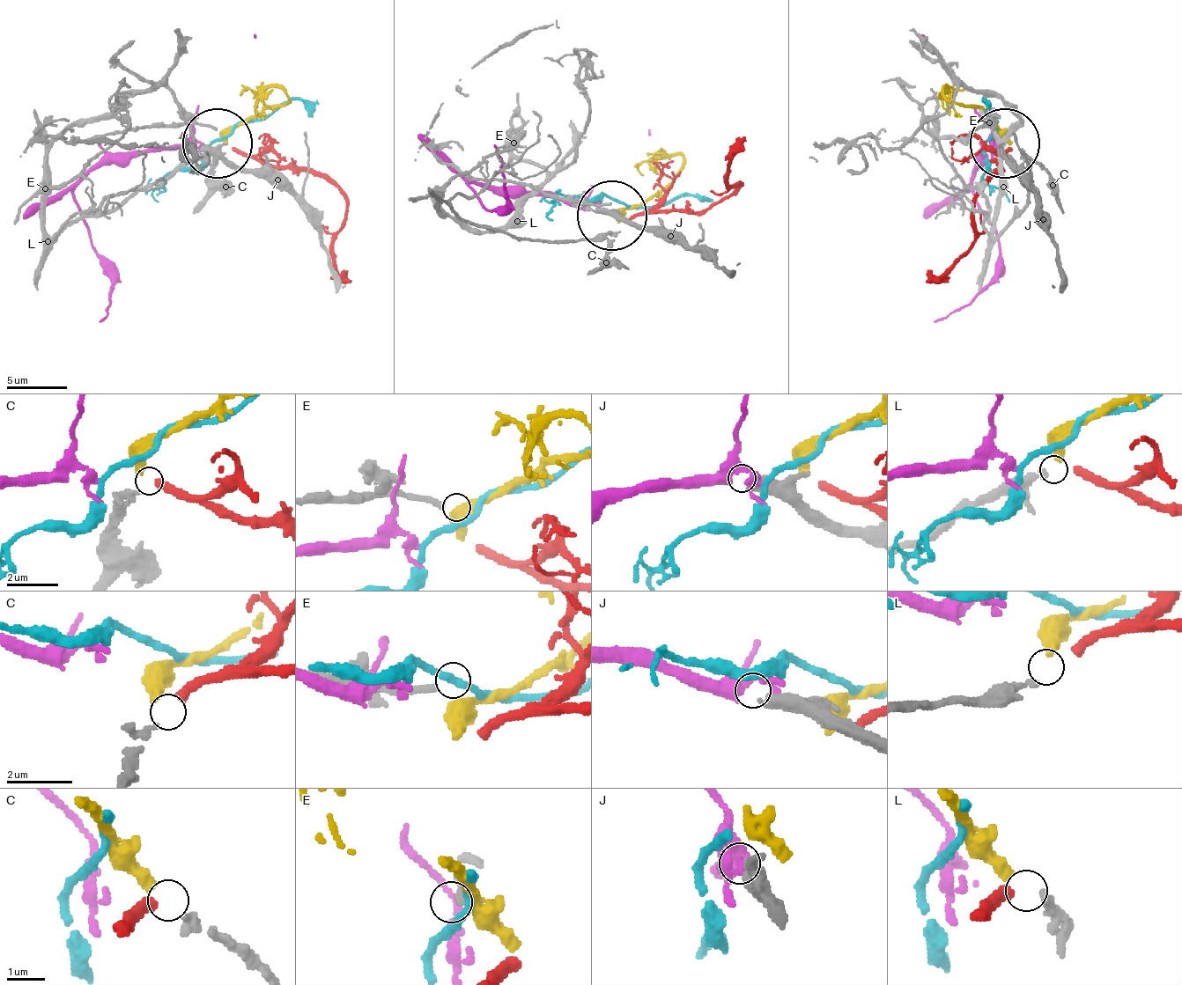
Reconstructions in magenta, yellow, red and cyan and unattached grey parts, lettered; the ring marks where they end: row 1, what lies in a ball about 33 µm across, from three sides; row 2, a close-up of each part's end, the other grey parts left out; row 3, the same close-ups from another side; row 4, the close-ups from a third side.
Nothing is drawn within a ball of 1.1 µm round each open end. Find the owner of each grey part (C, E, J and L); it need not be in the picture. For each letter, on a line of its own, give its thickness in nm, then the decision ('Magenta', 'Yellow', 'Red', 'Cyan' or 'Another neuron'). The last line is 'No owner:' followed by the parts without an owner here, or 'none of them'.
C: Thickness 220 nm. Red
E: Thickness 240 nm. Another neuron
J: Thickness 440 nm. Magenta
L: Thickness 220 nm. Yellow
No owner: E

